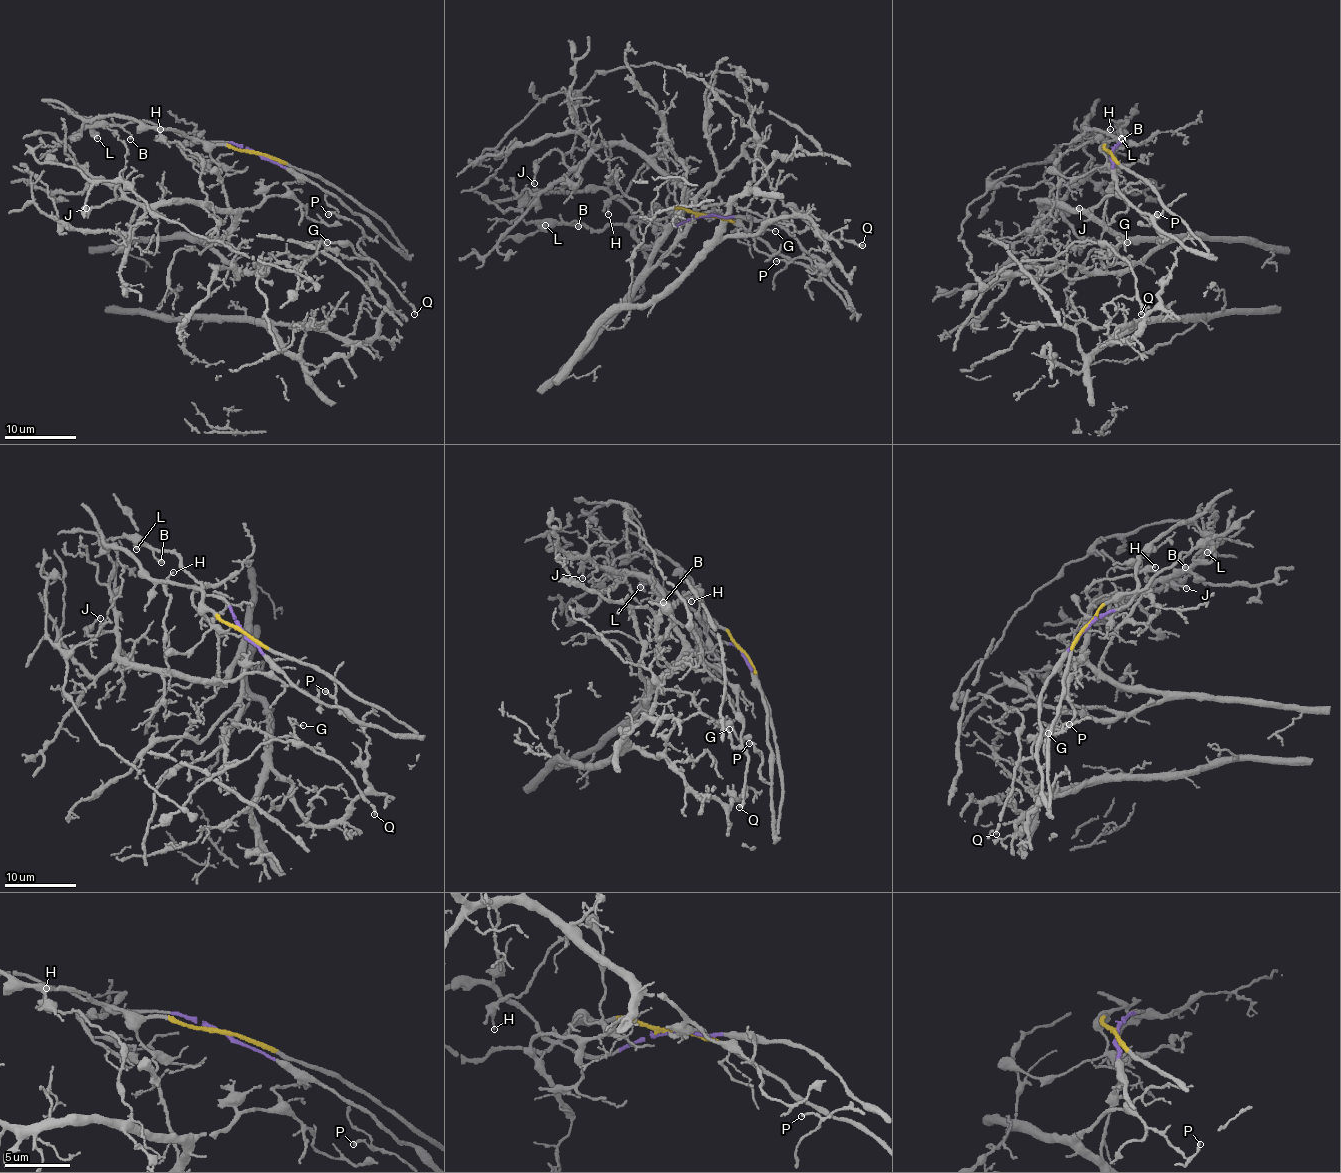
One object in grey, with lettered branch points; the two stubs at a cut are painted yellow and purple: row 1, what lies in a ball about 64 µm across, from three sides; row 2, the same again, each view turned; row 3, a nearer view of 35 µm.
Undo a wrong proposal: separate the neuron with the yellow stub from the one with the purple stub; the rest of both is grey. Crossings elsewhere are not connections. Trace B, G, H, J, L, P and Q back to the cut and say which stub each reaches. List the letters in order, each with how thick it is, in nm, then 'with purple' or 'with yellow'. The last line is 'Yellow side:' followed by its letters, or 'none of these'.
B: calibre 200 nm; with purple
G: calibre 100 nm; with yellow
H: calibre 140 nm; with yellow
J: calibre 170 nm; with yellow
L: calibre 240 nm; with purple
P: calibre 200 nm; with purple
Q: calibre 200 nm; with yellow
Yellow side: G, H, J, Q

